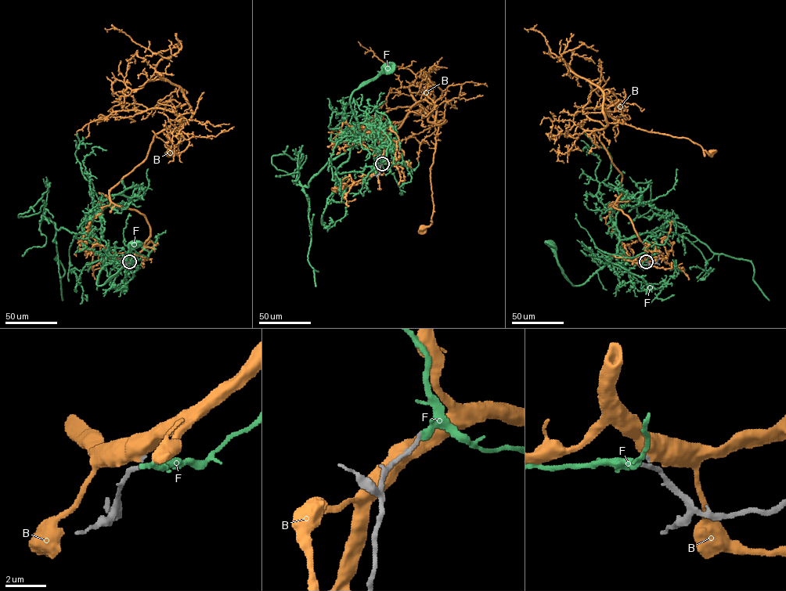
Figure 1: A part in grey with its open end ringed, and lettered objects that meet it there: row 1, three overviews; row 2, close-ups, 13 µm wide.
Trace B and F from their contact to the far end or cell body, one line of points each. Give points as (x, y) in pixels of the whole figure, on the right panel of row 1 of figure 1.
B: (647, 261), (647, 246), (630, 219), (614, 207), (621, 174), (593, 128), (625, 124), (688, 138), (711, 151)
F: (646, 261), (635, 264), (618, 253), (582, 284), (573, 285), (562, 272), (557, 263), (556, 249), (551, 244)

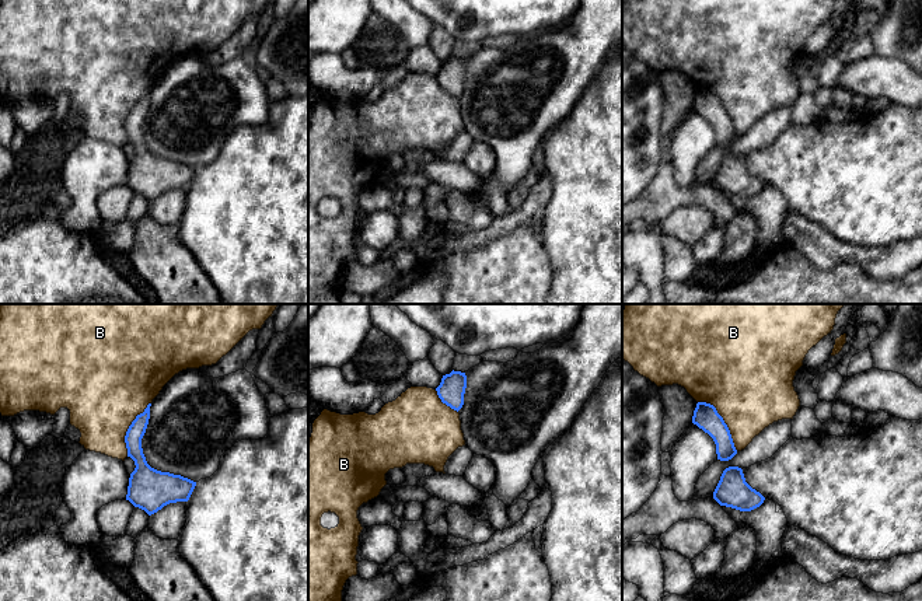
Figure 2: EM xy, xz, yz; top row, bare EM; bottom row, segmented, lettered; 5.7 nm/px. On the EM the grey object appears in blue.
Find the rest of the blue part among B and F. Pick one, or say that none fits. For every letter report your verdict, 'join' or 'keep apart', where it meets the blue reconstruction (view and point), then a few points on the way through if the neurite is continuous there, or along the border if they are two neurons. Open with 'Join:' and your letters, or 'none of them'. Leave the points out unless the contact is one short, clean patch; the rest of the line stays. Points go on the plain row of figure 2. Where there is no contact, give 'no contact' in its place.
Join: F
B: keep apart; meets blue in yz at (723, 107)
F: join; no contact

